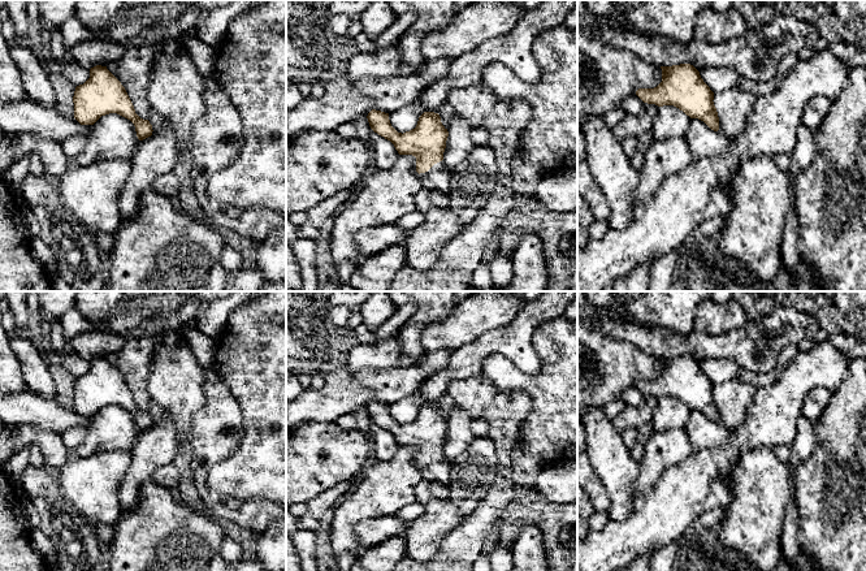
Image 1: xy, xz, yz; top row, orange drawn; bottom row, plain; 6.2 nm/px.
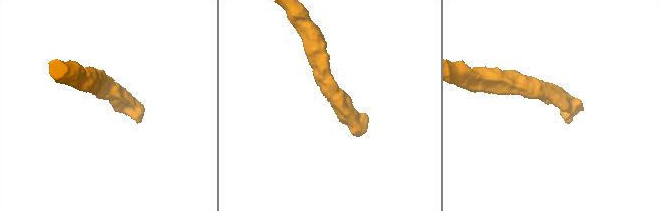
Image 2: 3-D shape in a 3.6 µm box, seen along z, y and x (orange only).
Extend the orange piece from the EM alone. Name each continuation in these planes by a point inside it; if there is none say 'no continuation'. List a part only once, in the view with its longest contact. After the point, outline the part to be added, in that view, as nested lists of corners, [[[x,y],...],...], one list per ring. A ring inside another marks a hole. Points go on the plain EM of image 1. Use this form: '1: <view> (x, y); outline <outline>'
1: xz (437, 470); outline [[[443,453],[434,455],[428,463],[420,464],[423,479],[441,485],[449,485],[451,462],[447,460]]]

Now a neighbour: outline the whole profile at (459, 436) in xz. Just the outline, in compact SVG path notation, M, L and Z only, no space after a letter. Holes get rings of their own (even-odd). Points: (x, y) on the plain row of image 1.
M454 407L447 423L449 428L442 453L447 460L453 462L471 446L475 436L471 431L472 418L467 410Z

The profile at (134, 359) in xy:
M169 330L153 337L129 334L120 350L105 356L125 378L140 410L147 411L151 403L147 382L157 350L161 346L170 350L179 349L185 341L186 337L181 330Z

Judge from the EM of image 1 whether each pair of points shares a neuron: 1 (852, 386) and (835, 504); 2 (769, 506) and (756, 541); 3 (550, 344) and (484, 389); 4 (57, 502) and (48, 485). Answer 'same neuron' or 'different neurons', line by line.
1: same neuron
2: same neuron
3: different neurons
4: same neuron

